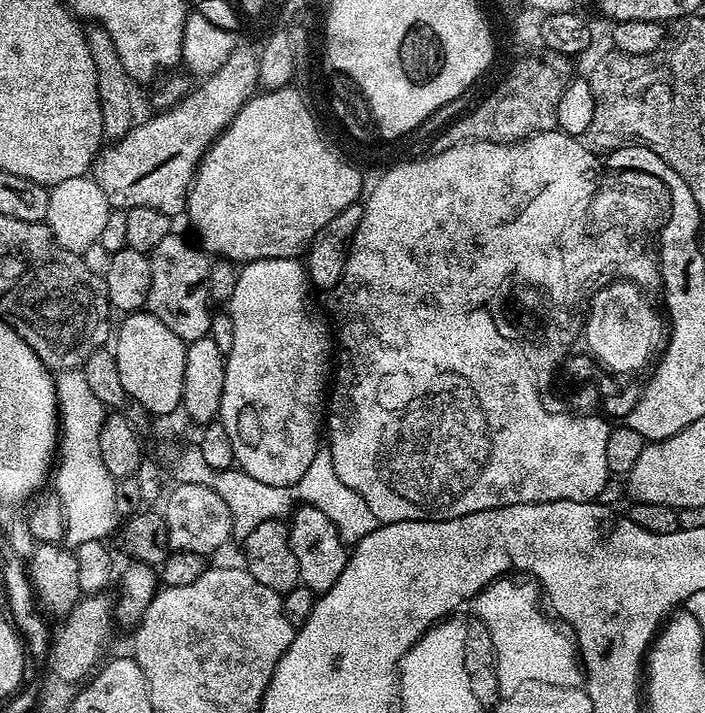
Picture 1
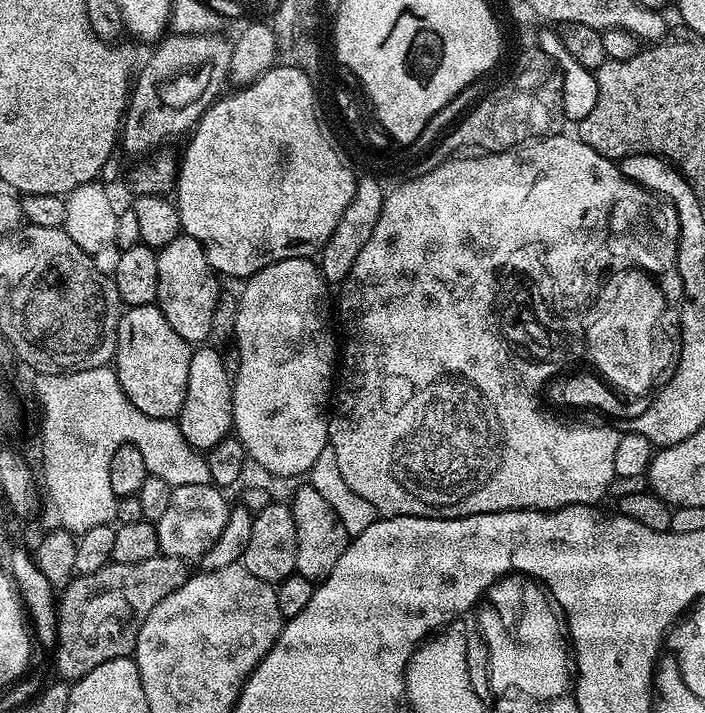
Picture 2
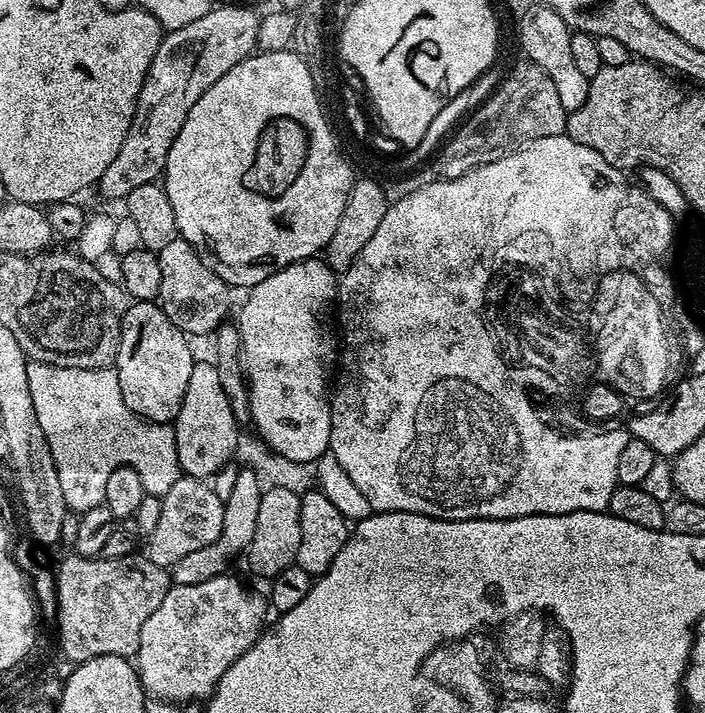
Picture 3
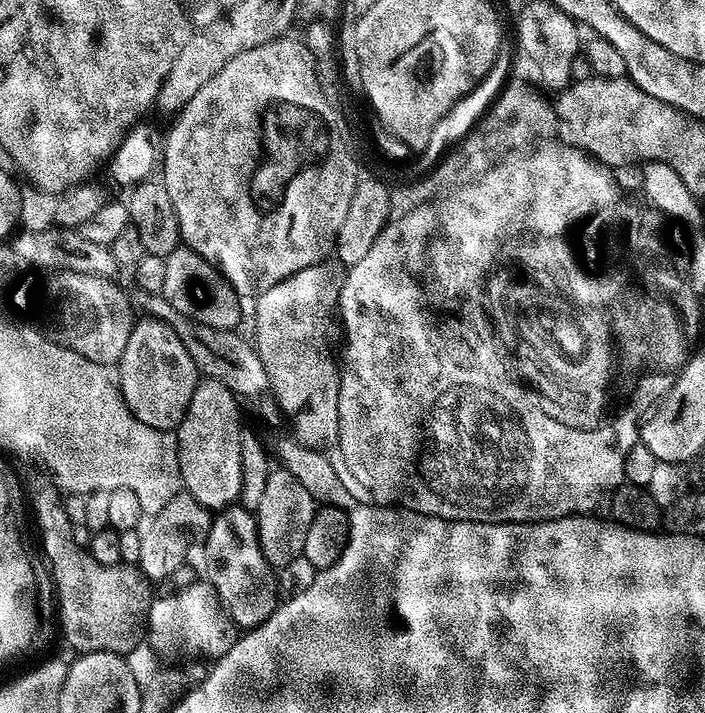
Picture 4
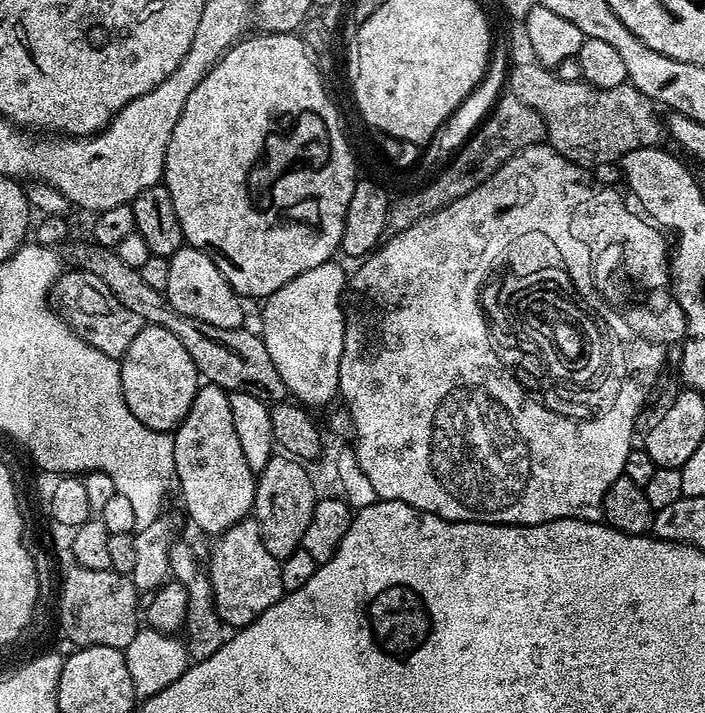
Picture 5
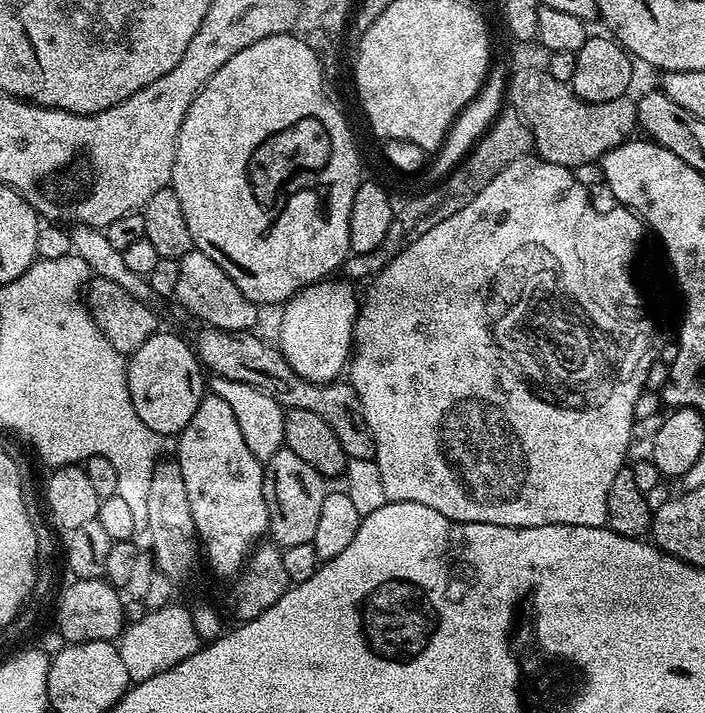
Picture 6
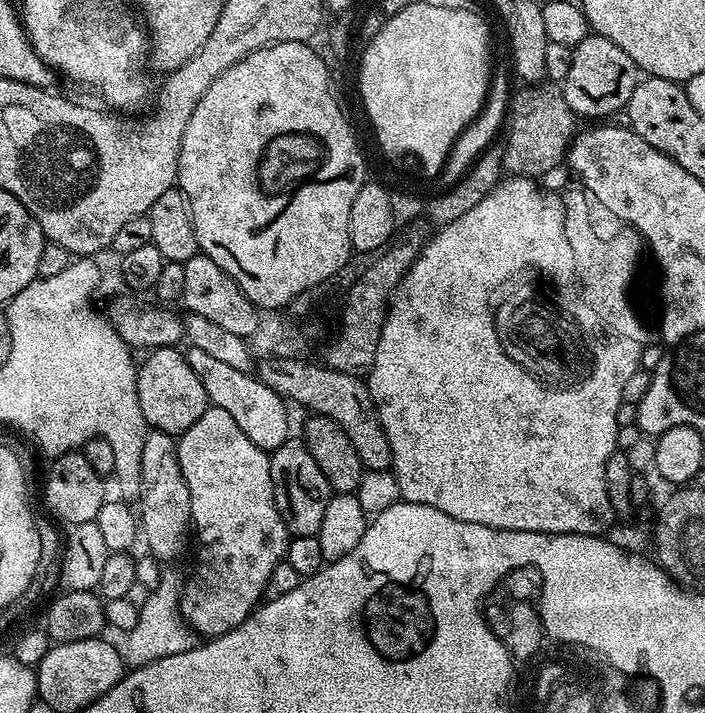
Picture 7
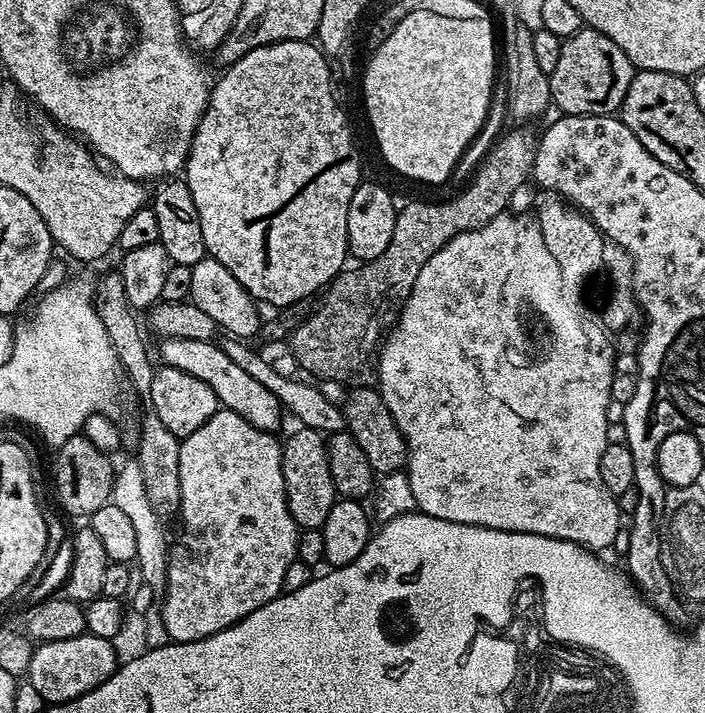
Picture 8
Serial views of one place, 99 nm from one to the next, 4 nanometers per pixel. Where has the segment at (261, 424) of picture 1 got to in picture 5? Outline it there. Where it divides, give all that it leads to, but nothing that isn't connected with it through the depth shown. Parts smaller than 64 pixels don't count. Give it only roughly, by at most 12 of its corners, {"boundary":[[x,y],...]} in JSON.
{"boundary":[[335,259],[264,304],[262,339],[293,401],[340,390],[350,276]]}

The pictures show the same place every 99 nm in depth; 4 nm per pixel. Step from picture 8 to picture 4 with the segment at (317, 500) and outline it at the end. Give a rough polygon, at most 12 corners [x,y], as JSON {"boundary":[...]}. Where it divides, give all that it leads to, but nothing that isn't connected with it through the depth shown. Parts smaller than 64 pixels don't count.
{"boundary":[[279,466],[254,513],[272,569],[304,555],[316,500]]}

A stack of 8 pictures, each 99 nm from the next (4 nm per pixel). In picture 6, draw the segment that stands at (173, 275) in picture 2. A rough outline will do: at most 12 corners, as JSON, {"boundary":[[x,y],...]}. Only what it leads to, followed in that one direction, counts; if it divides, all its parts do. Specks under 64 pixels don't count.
{"boundary":[[206,254],[179,260],[175,299],[201,325],[251,329],[257,305]]}

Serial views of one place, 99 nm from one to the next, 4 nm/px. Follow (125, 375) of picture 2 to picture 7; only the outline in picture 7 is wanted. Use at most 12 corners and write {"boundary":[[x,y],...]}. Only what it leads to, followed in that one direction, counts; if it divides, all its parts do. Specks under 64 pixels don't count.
{"boundary":[[179,347],[136,373],[149,429],[179,438],[210,407]]}

